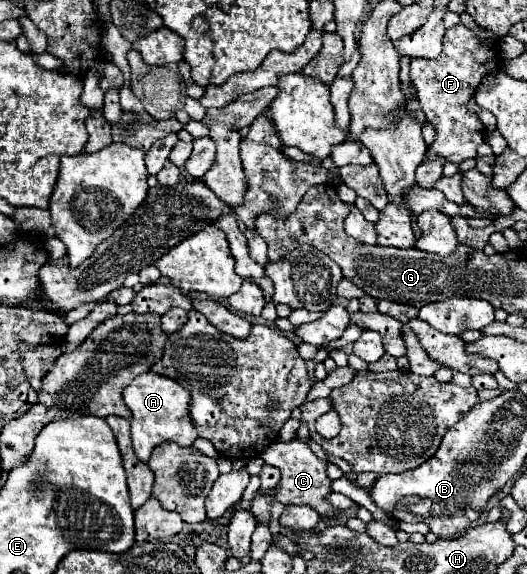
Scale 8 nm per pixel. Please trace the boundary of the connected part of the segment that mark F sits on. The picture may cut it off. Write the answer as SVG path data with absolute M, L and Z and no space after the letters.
M460 23L446 31L444 49L436 59L412 59L410 79L416 87L418 101L428 117L428 123L436 127L436 139L428 147L426 157L440 155L446 161L460 163L476 155L478 145L484 139L484 125L476 113L470 113L468 103L486 73L500 69L500 61L504 61L498 45L494 47L484 45L476 31Z

